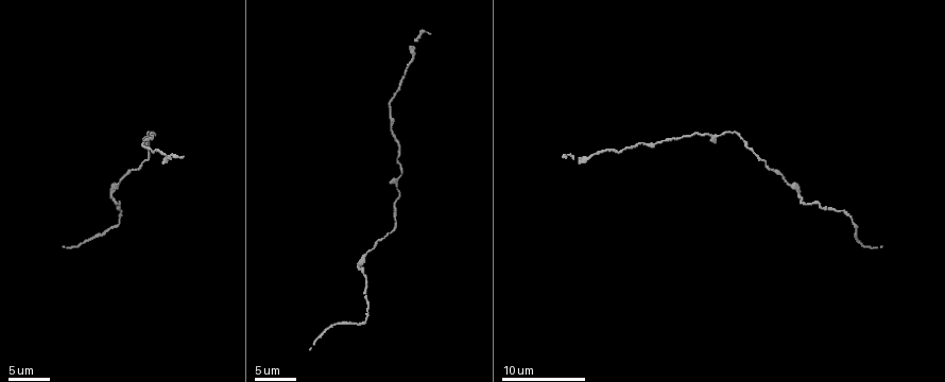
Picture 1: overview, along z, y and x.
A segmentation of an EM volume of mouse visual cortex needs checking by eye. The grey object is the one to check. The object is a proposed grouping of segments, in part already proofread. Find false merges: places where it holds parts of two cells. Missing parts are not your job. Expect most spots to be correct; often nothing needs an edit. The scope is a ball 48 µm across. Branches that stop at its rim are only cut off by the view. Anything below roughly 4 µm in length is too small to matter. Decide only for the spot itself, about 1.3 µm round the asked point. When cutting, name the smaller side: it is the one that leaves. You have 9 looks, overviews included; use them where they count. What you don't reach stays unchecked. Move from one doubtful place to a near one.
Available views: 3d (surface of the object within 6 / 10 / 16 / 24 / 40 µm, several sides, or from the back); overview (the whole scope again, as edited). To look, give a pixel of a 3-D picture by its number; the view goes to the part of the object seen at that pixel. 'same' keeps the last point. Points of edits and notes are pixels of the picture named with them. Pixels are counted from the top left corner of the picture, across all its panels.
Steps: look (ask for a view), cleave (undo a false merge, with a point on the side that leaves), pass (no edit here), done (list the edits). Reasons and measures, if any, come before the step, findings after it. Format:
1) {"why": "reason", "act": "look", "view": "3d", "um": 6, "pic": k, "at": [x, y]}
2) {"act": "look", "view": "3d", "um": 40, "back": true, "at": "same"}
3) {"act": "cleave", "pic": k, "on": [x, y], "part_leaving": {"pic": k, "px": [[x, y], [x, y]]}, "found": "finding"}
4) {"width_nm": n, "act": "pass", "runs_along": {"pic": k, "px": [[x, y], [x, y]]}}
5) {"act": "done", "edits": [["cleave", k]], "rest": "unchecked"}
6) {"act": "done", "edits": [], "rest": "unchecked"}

{"why": "sudden change in width", "act": "look", "view": "3d", "um": 16, "pic": 1, "at": [801, 197]}

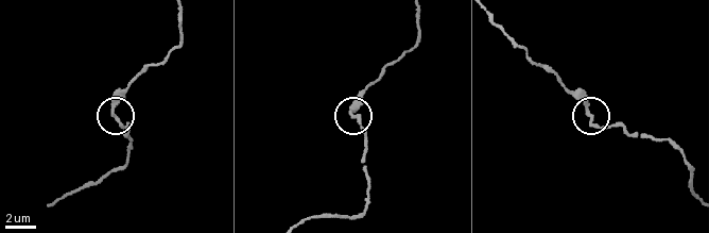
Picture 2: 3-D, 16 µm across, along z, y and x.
{"act": "pass", "runs_along": {"pic": 2, "px": [[417, 21], [413, 47], [352, 113], [366, 152]]}, "found": "all the same cell"}

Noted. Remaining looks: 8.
{"act": "look", "view": "3d", "um": 6, "pic": 1, "at": [747, 147]}

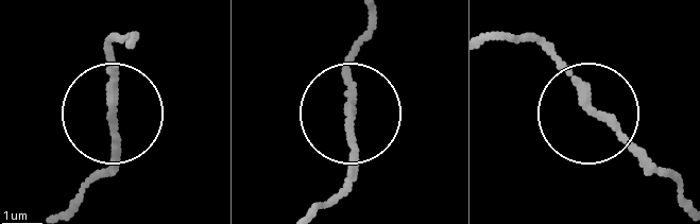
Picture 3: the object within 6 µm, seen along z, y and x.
{"width_nm": 200, "act": "pass", "runs_along": {"pic": 3, "px": [[109, 112], [109, 34]]}, "found": "one cell here"}

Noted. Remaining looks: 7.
{"why": "sudden change in width", "act": "look", "view": "3d", "um": 10, "pic": 1, "at": [401, 172]}

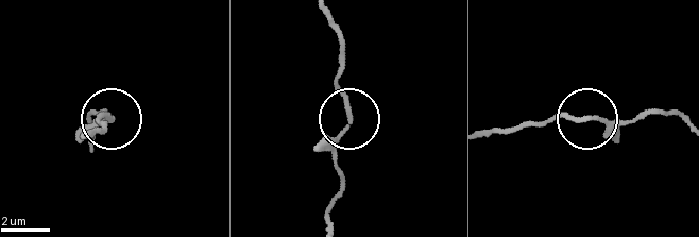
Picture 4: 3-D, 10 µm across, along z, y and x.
{"act": "pass", "runs_along": {"pic": 4, "px": [[327, 216], [334, 142], [352, 112], [340, 58]]}, "found": "all the same cell"}

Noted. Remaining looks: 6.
{"why": "thick turns thin", "act": "look", "view": "3d", "um": 10, "pic": 1, "at": [391, 114]}

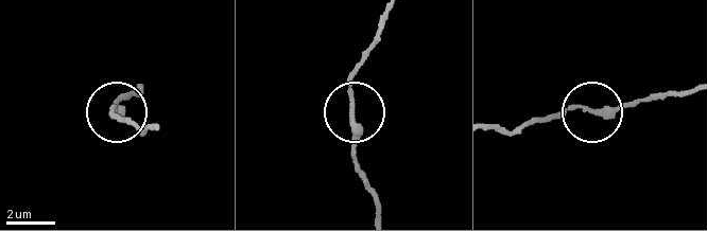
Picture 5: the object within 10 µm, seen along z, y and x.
{"why": "from behind", "act": "look", "view": "3d", "um": 10, "back": true, "pic": 5, "at": [351, 113]}

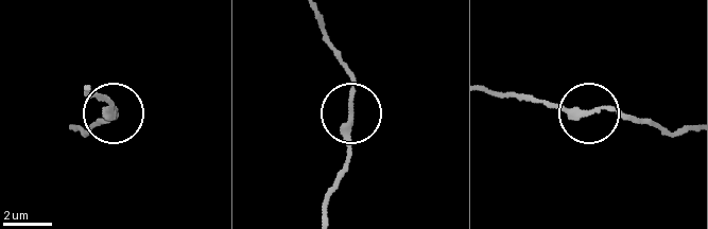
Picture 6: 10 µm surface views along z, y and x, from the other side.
{"width_nm": 240, "act": "pass", "runs_along": {"pic": 6, "px": [[487, 90], [506, 90], [554, 108], [616, 108], [650, 121]]}, "found": "continuous, no second cell"}

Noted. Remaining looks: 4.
{"act": "done", "edits": [], "rest": "unchecked"}

